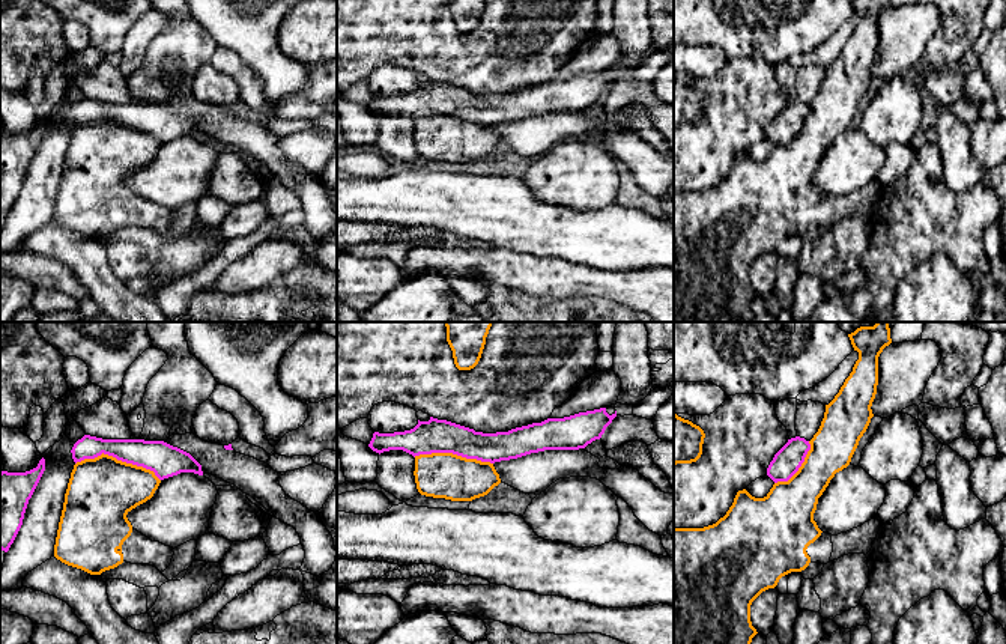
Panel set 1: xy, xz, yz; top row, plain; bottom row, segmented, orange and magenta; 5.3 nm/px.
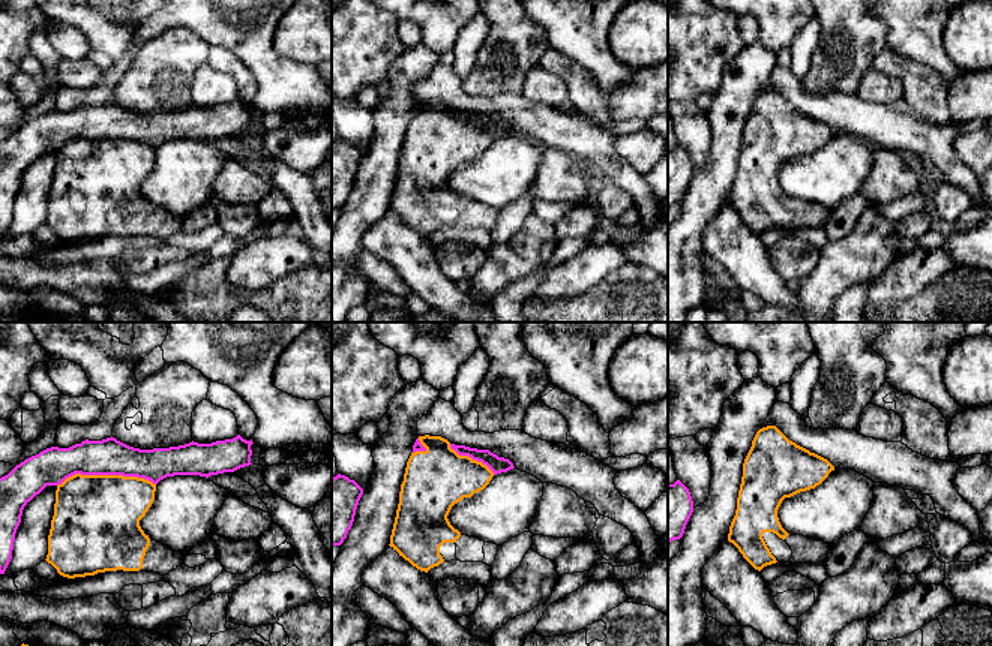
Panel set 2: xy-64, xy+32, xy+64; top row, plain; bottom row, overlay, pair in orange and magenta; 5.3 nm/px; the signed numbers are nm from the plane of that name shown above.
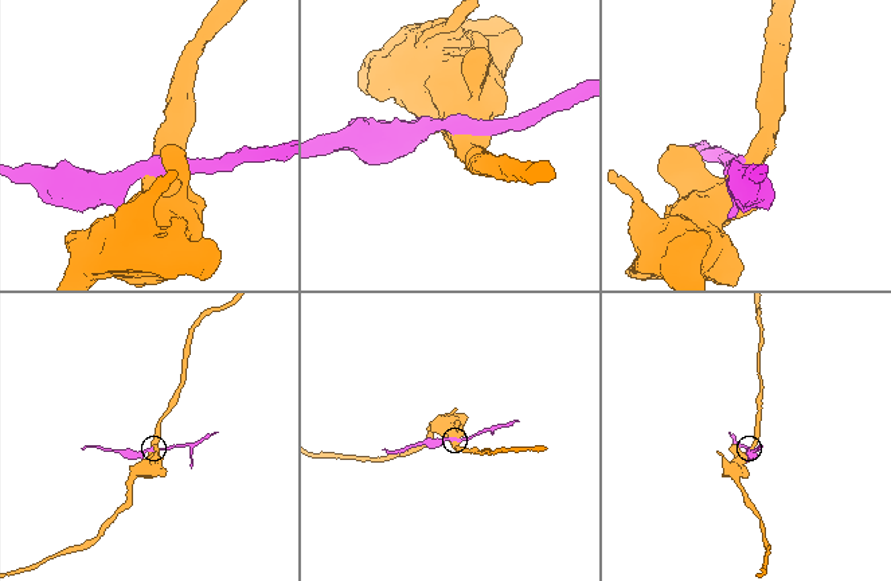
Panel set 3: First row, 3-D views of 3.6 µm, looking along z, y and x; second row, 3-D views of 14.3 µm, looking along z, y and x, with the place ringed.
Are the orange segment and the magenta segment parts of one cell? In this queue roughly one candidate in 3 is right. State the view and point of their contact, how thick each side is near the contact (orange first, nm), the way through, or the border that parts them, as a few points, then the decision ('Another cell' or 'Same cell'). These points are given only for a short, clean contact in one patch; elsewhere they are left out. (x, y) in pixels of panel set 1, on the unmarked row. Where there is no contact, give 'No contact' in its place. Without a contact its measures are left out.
Touches orange at xy (119, 124). Thickness 360 nm (orange) against 180 nm. Another cell

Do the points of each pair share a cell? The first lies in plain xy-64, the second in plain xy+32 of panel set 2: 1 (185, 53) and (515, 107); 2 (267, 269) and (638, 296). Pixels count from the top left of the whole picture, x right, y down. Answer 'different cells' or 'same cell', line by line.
1: different cells
2: different cells

